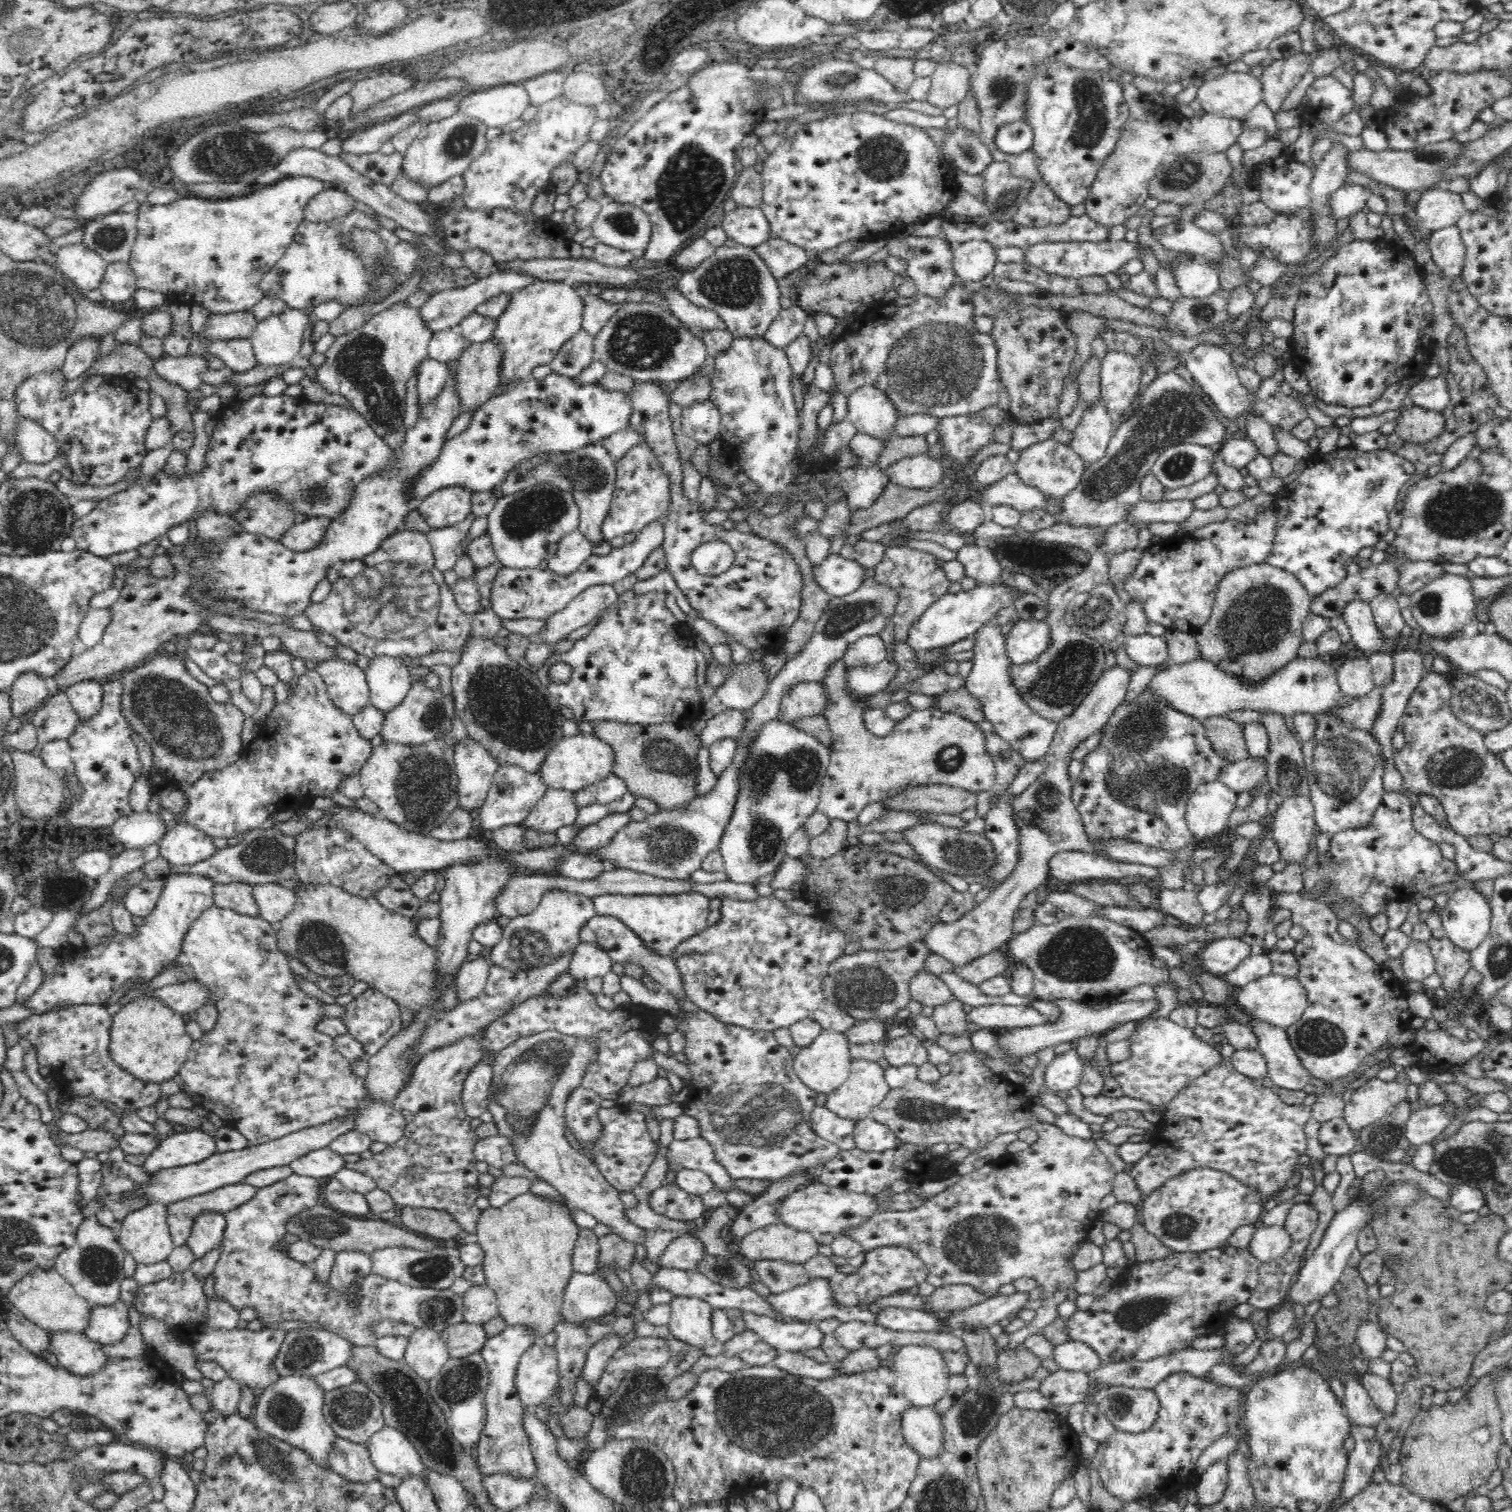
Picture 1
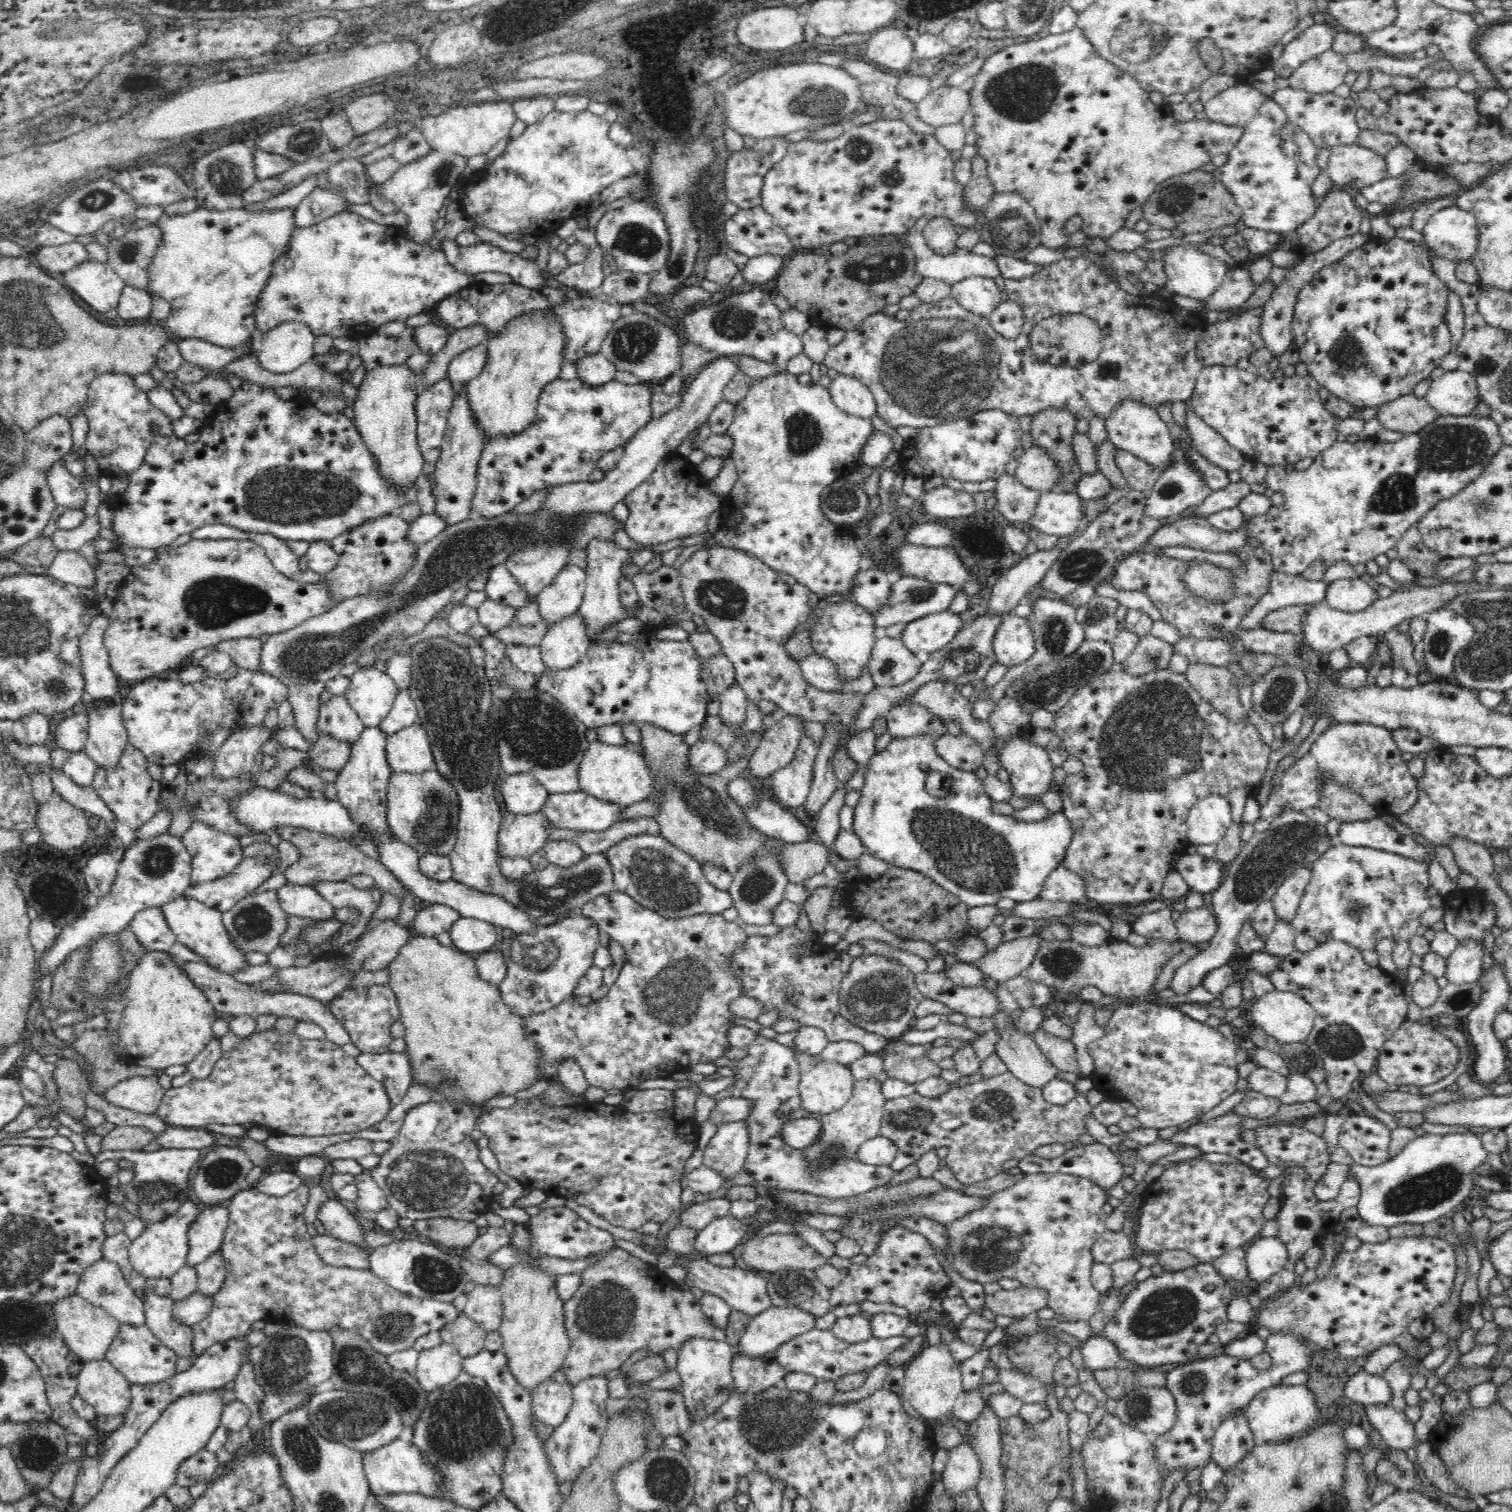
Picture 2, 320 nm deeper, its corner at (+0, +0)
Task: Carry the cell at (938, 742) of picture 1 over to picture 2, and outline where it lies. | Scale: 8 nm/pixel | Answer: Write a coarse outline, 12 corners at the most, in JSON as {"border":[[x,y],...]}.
{"border":[[964,732],[935,740],[938,756],[954,768],[975,772],[982,747]]}

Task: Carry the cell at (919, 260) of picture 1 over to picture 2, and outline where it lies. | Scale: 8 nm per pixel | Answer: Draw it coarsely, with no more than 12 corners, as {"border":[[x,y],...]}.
{"border":[[946,216],[922,222],[926,243],[936,254],[952,254],[958,234]]}

